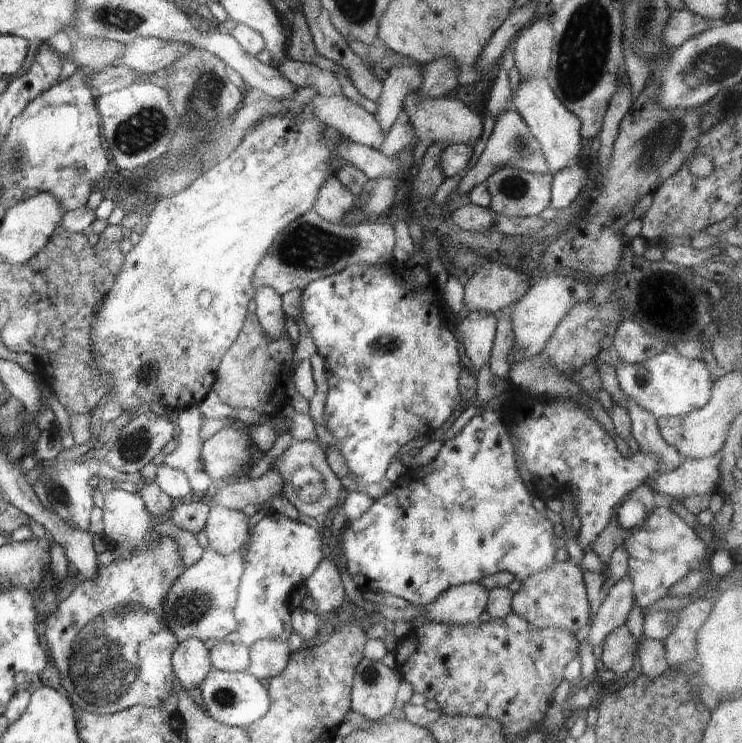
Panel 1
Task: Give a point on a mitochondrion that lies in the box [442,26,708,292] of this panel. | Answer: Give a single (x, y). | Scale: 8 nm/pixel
(657, 146)

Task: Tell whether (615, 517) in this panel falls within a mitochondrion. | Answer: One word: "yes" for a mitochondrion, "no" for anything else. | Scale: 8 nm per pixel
no

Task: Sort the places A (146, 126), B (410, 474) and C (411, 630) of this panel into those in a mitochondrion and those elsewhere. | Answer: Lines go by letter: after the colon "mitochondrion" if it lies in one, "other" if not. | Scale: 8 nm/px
A: mitochondrion
B: other
C: other

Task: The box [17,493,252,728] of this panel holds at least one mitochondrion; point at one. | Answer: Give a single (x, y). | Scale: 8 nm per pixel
(104, 657)

